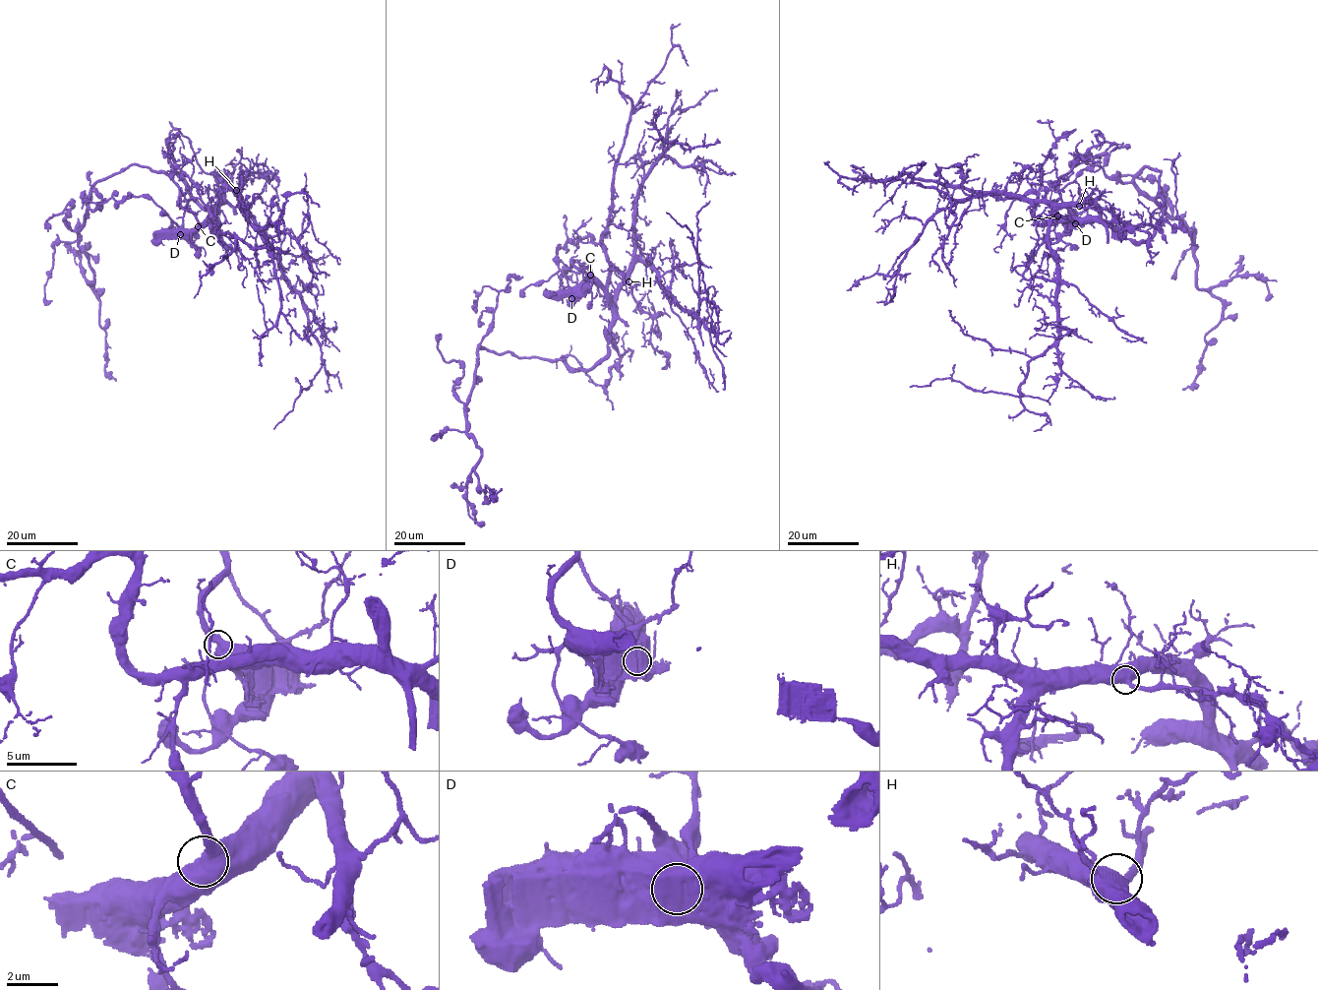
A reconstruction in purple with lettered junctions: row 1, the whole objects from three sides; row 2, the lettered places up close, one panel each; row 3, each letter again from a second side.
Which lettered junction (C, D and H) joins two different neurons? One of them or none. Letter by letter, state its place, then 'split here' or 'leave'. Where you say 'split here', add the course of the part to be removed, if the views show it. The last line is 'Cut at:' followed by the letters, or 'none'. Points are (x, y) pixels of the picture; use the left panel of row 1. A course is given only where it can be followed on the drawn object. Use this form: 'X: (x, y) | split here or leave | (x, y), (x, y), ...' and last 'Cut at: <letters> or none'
C: (198, 226) | leave
D: (180, 234) | split here | (180, 233), (180, 226), (150, 199), (128, 194)
H: (236, 190) | leave
Cut at: D

